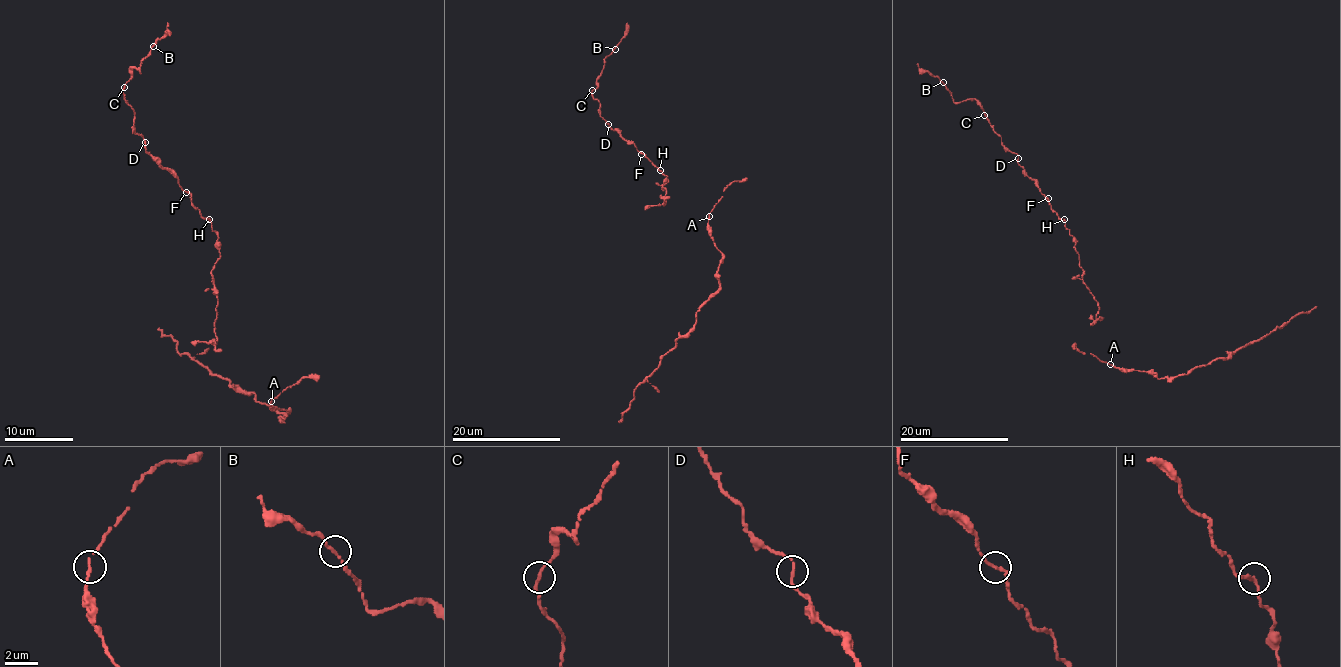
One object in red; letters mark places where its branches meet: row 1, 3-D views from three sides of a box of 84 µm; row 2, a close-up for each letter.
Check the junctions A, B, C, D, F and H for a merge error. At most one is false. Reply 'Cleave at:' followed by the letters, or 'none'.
Cleave at: none

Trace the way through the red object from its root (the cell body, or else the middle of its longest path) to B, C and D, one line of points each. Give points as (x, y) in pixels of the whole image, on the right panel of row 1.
B: (1095, 300), (1065, 221), (981, 105), (974, 98), (955, 103), (943, 82)
C: (1095, 300), (1082, 278), (1075, 239), (1065, 221), (984, 115)
D: (1095, 300), (1082, 278), (1083, 272), (1075, 250), (1075, 239), (1065, 227), (1065, 221), (1050, 208), (1018, 158)

